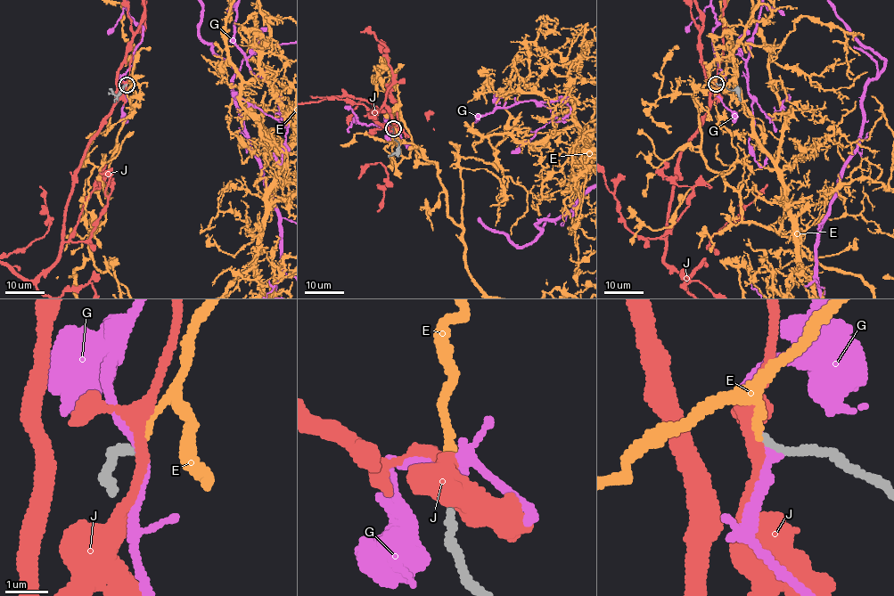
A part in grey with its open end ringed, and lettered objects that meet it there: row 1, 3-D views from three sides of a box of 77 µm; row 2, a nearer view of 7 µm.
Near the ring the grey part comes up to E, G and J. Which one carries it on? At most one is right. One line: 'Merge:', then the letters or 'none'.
Merge: E

